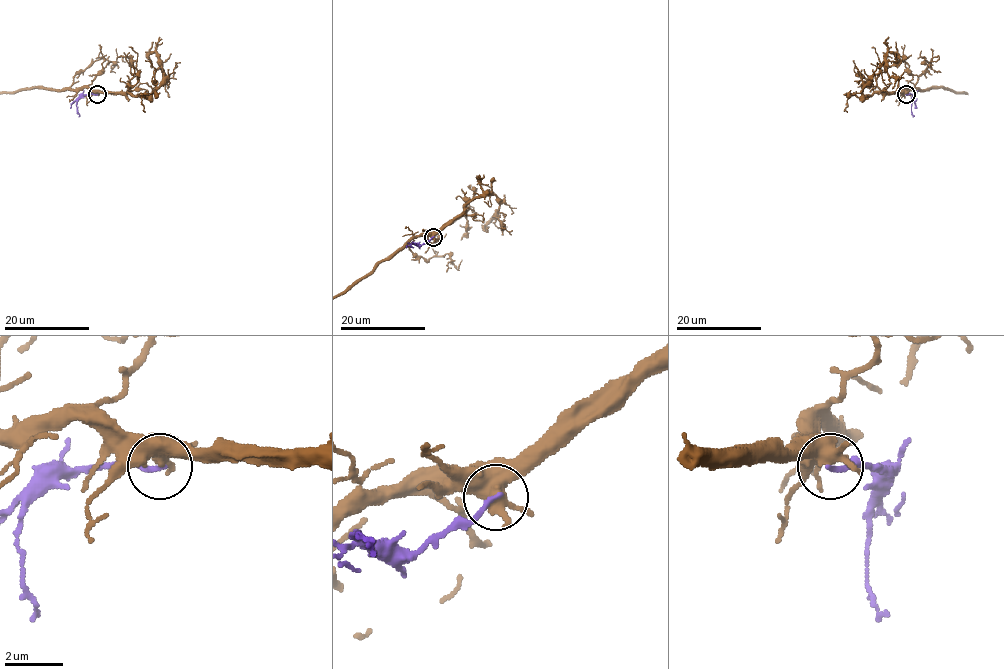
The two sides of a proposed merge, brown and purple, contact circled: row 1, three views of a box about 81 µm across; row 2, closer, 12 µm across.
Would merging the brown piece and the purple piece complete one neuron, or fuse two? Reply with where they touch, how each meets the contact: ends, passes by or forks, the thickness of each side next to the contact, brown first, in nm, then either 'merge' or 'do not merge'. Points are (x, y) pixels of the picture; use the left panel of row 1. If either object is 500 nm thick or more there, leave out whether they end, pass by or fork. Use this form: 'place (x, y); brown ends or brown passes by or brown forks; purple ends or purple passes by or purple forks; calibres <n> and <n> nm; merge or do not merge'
place (97, 94); brown forks; purple ends; calibres 440 and 170 nm; do not merge

